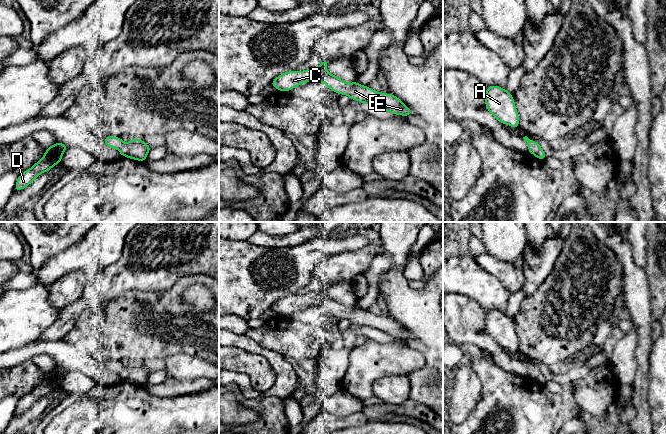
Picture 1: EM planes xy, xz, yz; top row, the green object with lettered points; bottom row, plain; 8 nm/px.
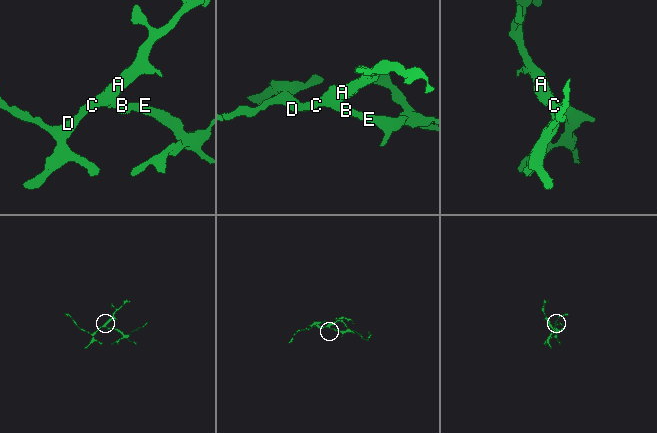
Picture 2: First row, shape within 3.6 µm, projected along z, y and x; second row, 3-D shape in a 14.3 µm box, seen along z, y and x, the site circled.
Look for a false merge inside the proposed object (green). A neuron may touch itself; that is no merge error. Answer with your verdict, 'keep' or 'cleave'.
keep

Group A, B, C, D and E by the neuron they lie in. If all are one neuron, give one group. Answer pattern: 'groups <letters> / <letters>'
groups A B C D E

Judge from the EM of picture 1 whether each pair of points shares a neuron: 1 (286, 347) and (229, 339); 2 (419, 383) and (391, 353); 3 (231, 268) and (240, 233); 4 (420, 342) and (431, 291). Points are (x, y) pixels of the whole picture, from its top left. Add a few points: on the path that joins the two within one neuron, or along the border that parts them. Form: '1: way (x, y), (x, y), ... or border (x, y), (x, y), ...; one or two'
1: border (244, 334), (261, 346), (279, 354); two
2: border (421, 352), (424, 358), (424, 365), (407, 375); two
3: border (229, 239), (246, 241); two
4: way (425, 329), (425, 304); one

